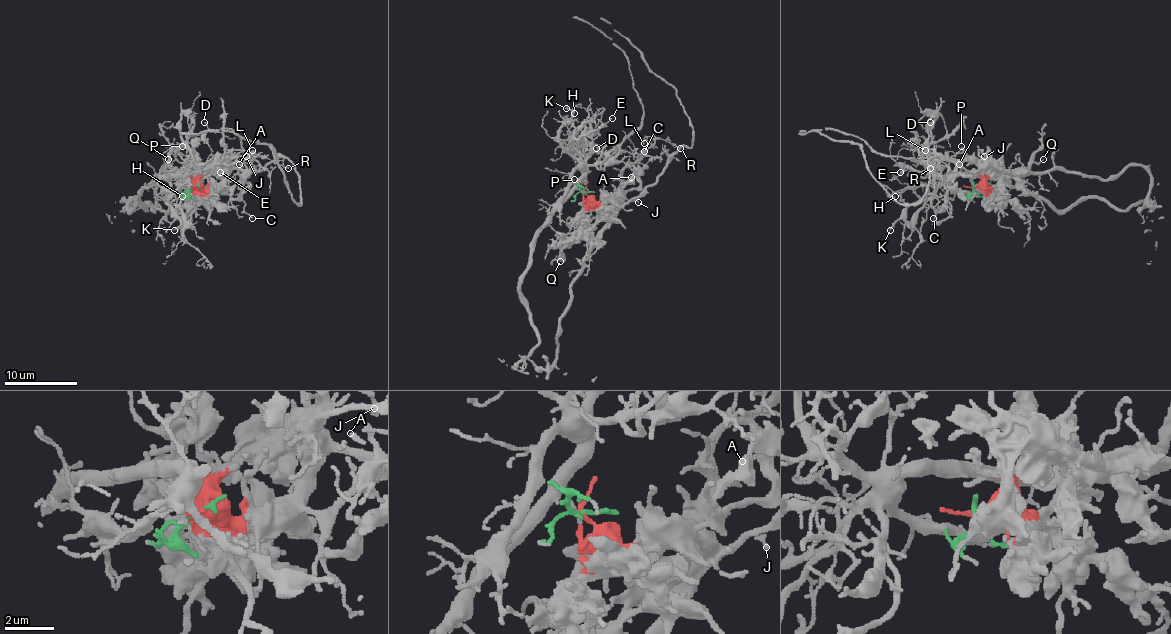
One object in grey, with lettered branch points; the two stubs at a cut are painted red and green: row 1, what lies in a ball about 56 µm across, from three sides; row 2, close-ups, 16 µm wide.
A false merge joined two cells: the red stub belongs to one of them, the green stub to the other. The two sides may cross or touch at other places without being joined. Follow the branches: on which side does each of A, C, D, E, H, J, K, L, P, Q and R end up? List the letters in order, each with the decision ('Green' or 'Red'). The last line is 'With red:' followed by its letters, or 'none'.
A: Red
C: Red
D: Green
E: Green
H: Green
J: Red
K: Green
L: Red
P: Green
Q: Red
R: Red
With red: A, C, J, L, Q, R

